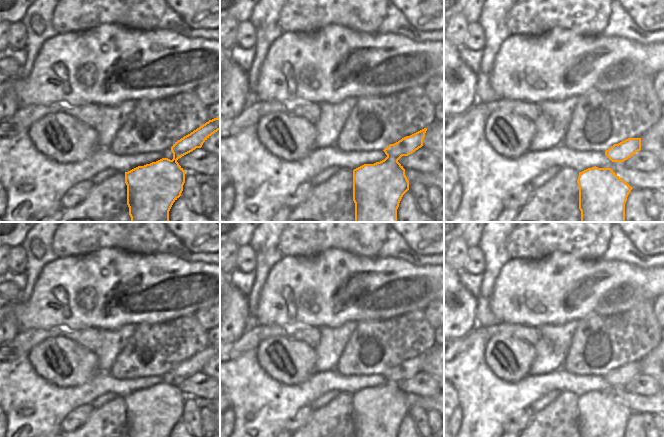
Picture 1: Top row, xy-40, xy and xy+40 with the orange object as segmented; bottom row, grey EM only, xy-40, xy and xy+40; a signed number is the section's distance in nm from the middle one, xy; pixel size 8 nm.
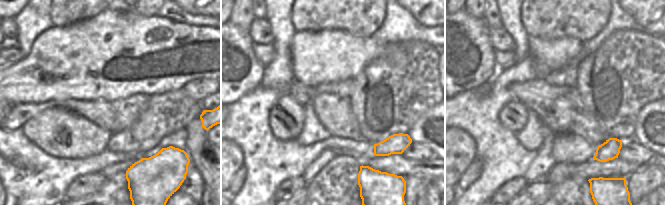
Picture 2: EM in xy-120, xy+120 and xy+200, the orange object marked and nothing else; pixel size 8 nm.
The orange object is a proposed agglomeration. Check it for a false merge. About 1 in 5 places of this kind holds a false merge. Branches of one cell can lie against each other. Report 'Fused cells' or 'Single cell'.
Single cell.

